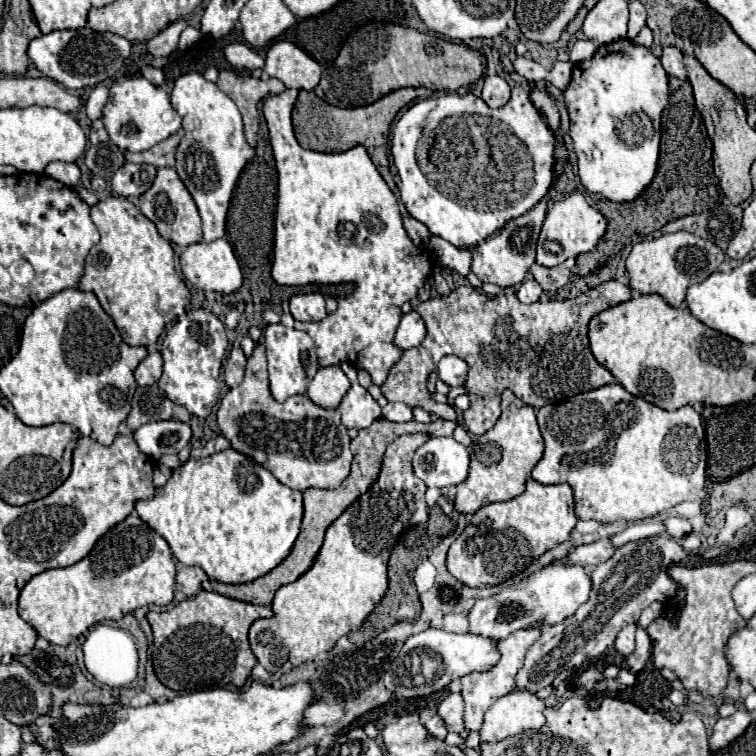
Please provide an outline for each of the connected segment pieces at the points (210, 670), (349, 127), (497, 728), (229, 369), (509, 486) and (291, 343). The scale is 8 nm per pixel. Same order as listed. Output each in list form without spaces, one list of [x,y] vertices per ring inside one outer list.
[[[200,591],[196,597],[188,597],[178,603],[174,609],[168,611],[150,611],[146,615],[152,631],[154,631],[154,645],[152,645],[152,665],[158,679],[178,691],[206,691],[214,685],[234,685],[242,687],[250,677],[252,667],[256,665],[256,657],[248,645],[248,629],[260,617],[272,617],[272,609],[264,605],[252,605],[244,601],[236,601],[218,593]]]
[[[416,87],[416,89],[398,89],[388,93],[386,97],[382,97],[380,101],[366,105],[366,107],[354,107],[354,109],[342,109],[342,107],[334,107],[328,105],[326,101],[320,101],[320,97],[316,97],[314,91],[300,91],[298,101],[294,105],[292,111],[292,123],[294,123],[294,133],[298,143],[304,149],[312,149],[312,151],[322,151],[322,153],[342,153],[352,149],[354,145],[364,145],[368,155],[372,157],[376,169],[380,171],[380,175],[384,177],[384,181],[388,183],[388,187],[392,191],[396,191],[396,183],[392,179],[390,167],[388,167],[388,135],[390,135],[390,123],[394,121],[396,113],[416,101],[416,99],[428,99],[432,97],[434,91],[432,89],[424,89],[424,87]]]
[[[526,689],[512,691],[500,697],[486,713],[480,729],[482,741],[494,743],[526,729],[538,731],[544,725],[544,701]]]
[[[234,347],[230,351],[230,357],[226,359],[226,367],[224,367],[224,381],[228,387],[236,387],[242,383],[244,377],[244,369],[246,369],[246,357],[242,353],[240,347]]]
[[[512,391],[502,393],[502,415],[498,423],[478,437],[472,445],[470,453],[470,473],[466,481],[458,485],[454,507],[458,513],[472,515],[480,507],[496,501],[508,501],[518,497],[526,487],[526,479],[534,465],[542,459],[544,451],[544,441],[536,423],[536,413],[534,407],[526,405],[520,401]]]
[[[274,323],[274,325],[264,327],[262,345],[266,347],[272,397],[282,403],[292,395],[306,393],[308,383],[316,375],[316,363],[318,363],[316,351],[314,351],[314,341],[310,339],[310,335],[304,331],[298,331],[298,329],[290,329],[282,323]]]

